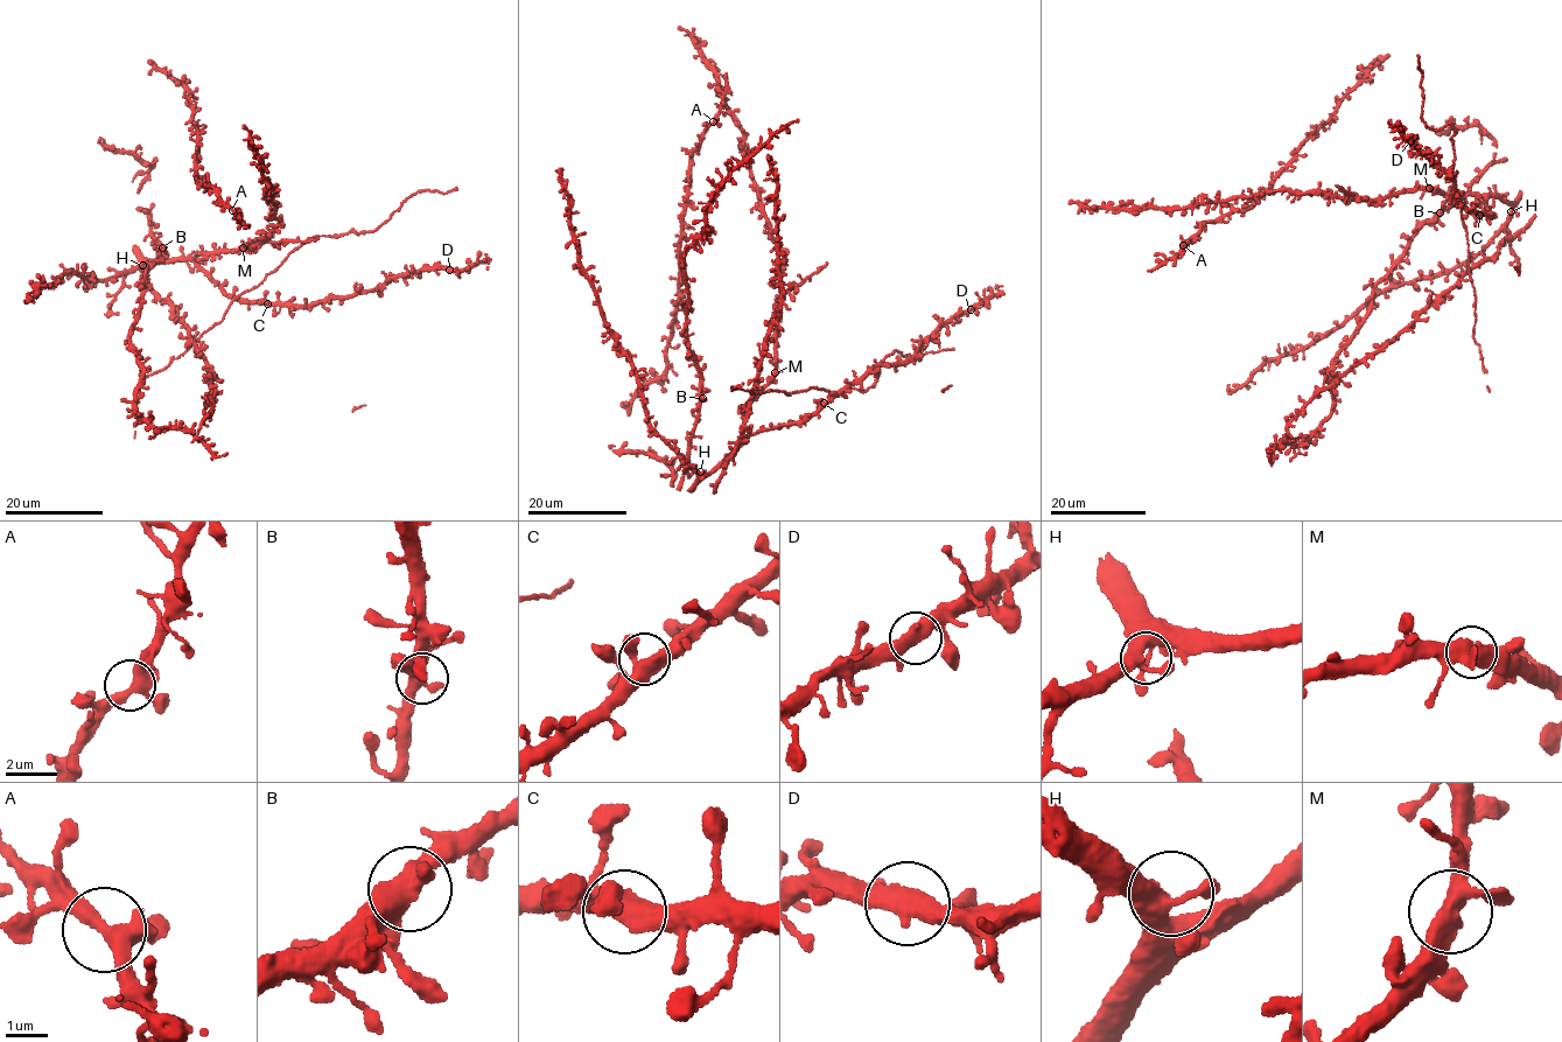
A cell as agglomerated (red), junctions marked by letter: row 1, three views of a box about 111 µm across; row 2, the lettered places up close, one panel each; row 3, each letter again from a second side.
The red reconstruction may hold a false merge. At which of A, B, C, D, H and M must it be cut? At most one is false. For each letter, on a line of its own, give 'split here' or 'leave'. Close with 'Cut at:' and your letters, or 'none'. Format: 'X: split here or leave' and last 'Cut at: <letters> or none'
A: leave
B: leave
C: leave
D: leave
H: leave
M: leave
Cut at: none

